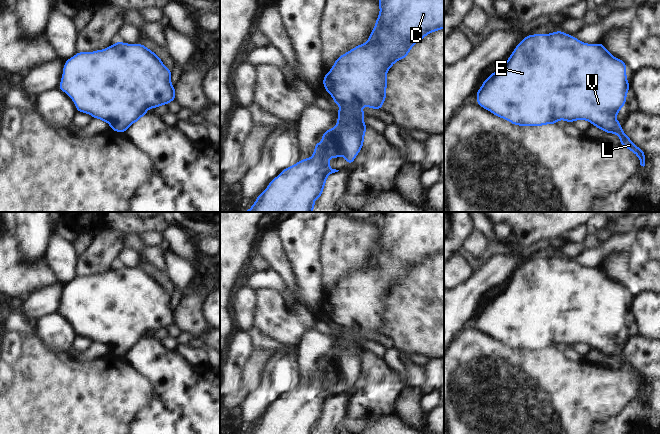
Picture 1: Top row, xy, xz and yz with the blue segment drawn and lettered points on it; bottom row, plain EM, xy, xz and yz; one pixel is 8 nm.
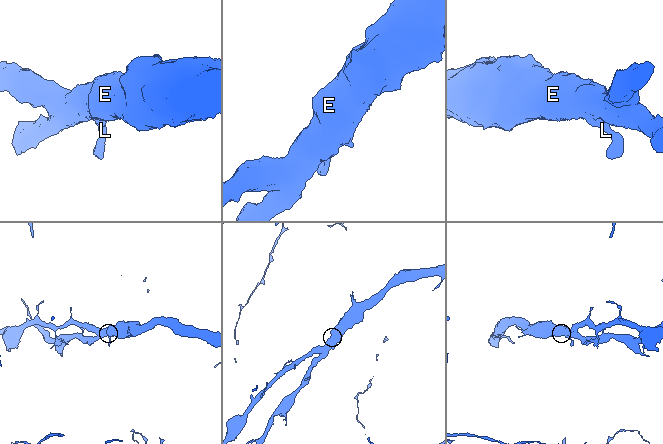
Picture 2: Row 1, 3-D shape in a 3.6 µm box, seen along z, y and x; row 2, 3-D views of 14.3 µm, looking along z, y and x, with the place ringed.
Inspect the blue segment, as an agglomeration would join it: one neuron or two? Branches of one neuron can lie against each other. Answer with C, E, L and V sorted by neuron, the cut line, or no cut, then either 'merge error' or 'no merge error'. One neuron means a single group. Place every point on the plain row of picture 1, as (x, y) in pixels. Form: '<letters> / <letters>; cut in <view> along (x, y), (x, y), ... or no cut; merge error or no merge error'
C E L V; no cut; no merge error

